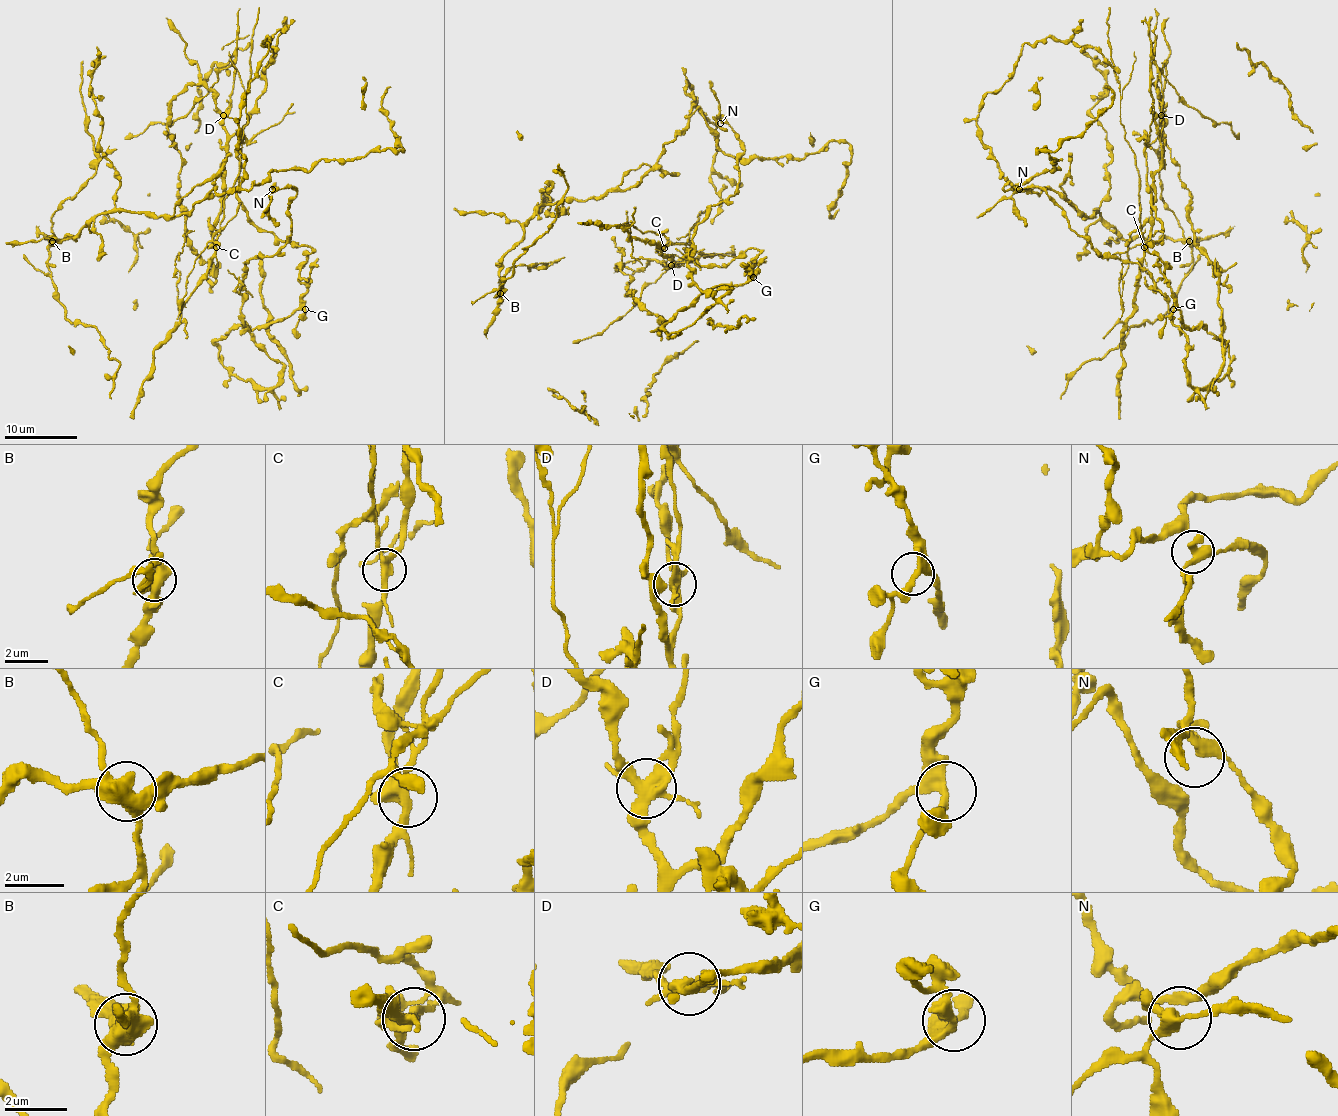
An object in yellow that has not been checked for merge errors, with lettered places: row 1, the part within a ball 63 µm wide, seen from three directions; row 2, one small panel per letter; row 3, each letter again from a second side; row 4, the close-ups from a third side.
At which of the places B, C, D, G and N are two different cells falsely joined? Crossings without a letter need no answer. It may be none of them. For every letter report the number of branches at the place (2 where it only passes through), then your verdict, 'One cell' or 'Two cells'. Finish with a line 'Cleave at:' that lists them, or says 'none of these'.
B: Branches: 4. Two cells
C: Branches: 4. Two cells
D: Branches: 5. Two cells
G: Branches: 4. One cell
N: Branches: 4. One cell
Cleave at: B, C, D

